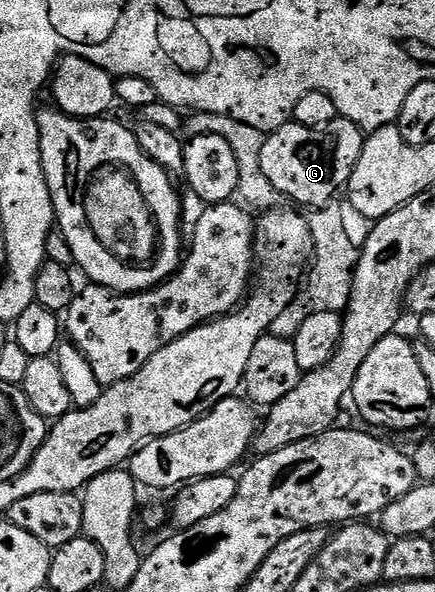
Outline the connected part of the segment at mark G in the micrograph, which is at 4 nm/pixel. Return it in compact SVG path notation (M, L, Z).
M342 118L329 122L329 126L310 128L294 122L267 136L261 150L261 170L279 192L280 197L296 200L307 210L330 204L335 196L346 189L349 178L361 158L365 133L353 122Z

